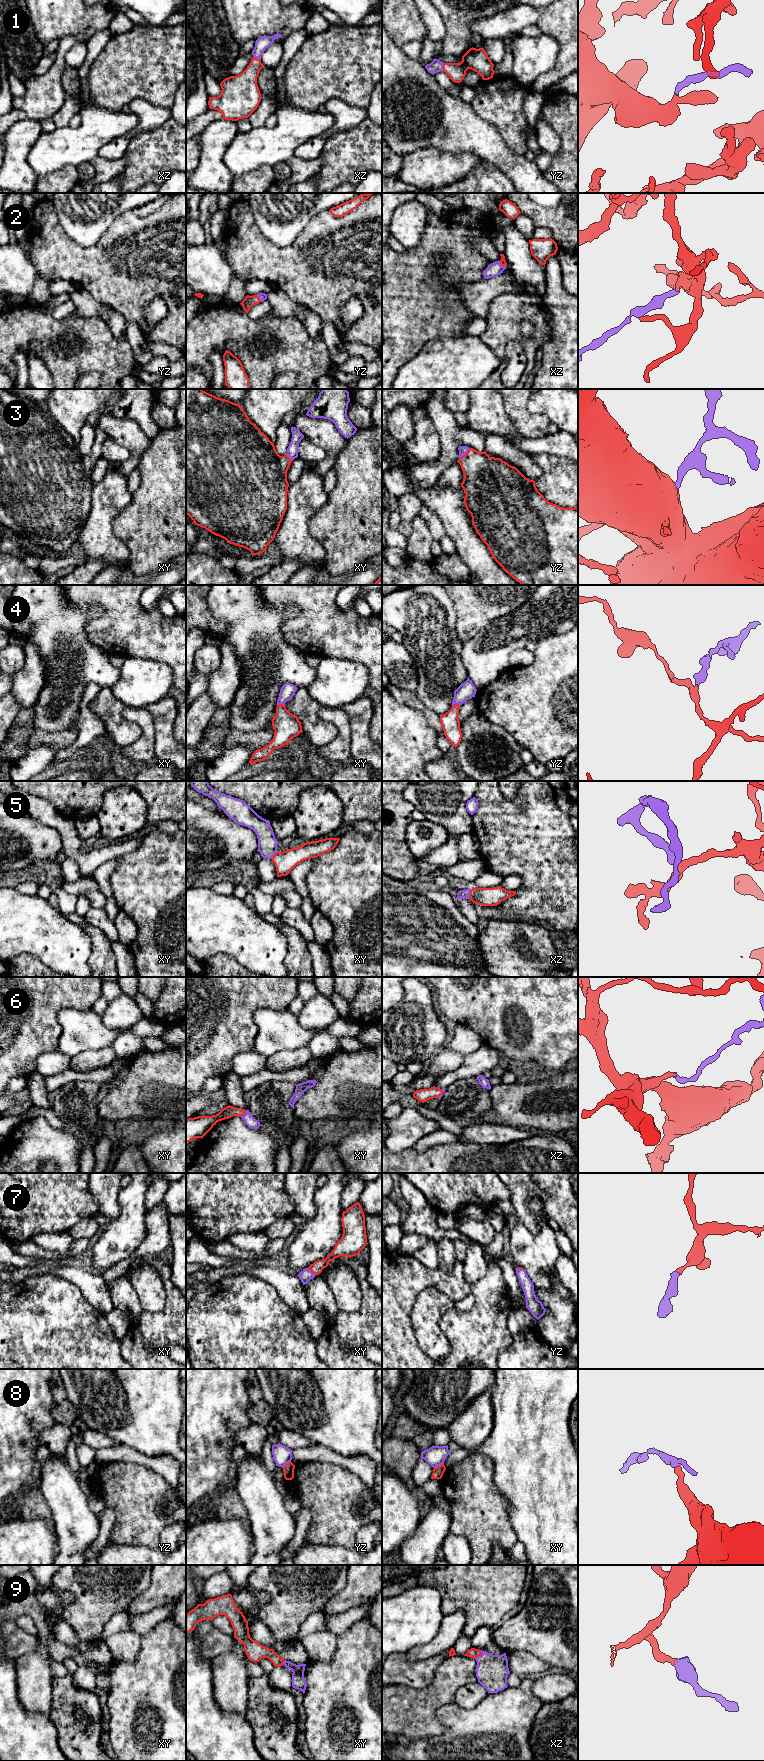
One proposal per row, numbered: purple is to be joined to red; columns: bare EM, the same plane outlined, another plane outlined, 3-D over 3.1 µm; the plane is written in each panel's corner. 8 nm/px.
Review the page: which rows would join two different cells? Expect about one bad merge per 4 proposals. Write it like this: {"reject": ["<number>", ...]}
{"reject": ["8"]}

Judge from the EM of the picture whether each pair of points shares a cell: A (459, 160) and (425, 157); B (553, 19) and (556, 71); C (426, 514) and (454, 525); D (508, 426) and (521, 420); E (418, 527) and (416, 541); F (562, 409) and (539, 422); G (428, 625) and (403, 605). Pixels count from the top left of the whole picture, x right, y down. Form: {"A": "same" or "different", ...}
{"A": "same", "B": "same", "C": "different", "D": "different", "E": "same", "F": "different", "G": "same"}

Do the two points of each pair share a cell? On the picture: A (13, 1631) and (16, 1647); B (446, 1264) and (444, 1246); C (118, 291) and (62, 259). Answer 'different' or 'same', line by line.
A: same
B: same
C: same

